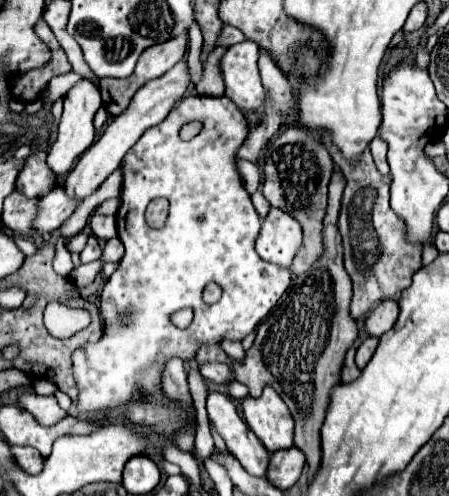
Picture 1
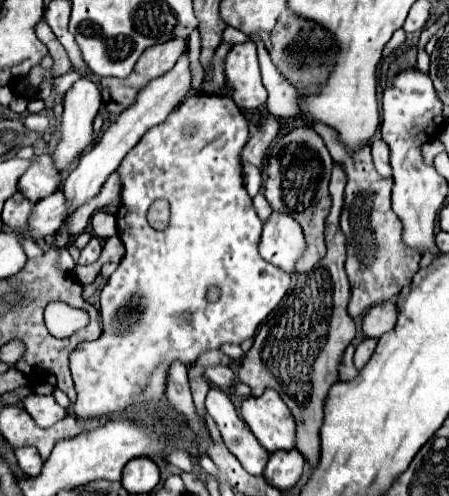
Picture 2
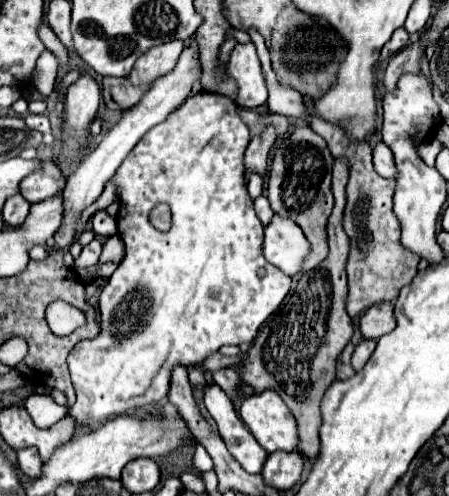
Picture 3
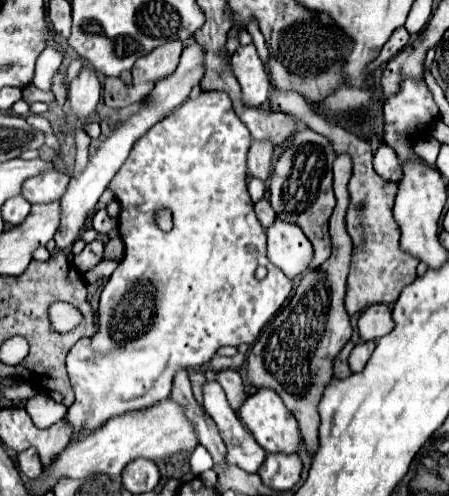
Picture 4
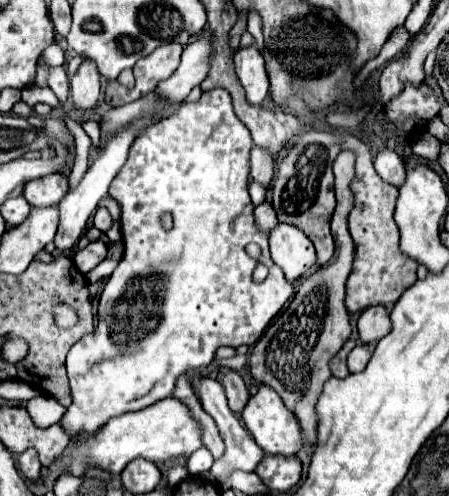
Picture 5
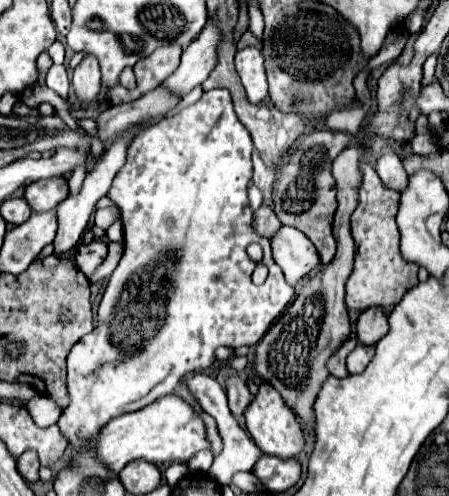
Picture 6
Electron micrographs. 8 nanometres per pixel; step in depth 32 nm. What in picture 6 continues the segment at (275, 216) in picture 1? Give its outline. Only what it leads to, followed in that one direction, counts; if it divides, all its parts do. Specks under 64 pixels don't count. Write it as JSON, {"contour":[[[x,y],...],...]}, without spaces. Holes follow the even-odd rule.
{"contour":[[[282,226],[270,242],[274,260],[282,268],[290,286],[298,286],[300,280],[312,272],[312,268],[320,266],[320,256],[314,244],[292,226]]]}

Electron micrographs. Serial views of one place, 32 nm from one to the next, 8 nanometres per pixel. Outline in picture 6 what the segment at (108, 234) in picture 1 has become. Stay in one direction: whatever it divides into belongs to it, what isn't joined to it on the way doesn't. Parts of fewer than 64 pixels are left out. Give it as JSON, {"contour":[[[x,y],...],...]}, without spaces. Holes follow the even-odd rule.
{"contour":[[[112,208],[96,210],[96,214],[94,214],[94,224],[96,224],[96,226],[100,226],[100,228],[108,230],[114,222],[116,222],[116,214],[114,214],[114,210],[112,210]]]}

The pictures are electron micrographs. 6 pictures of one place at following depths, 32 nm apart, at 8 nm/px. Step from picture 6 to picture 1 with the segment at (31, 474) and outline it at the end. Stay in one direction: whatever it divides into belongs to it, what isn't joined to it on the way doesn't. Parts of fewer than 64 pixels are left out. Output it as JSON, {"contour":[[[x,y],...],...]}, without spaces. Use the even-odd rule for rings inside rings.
{"contour":[[[12,446],[12,454],[18,462],[18,466],[26,472],[26,474],[40,474],[42,472],[42,456],[40,452],[36,452],[36,448],[32,446]]]}

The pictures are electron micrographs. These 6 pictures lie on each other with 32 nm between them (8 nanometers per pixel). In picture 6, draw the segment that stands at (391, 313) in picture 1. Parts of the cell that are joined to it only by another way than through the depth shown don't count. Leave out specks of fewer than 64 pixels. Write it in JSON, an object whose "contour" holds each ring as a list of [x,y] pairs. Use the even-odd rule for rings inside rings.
{"contour":[[[368,308],[356,322],[356,334],[360,344],[376,344],[388,332],[388,318],[382,308]]]}

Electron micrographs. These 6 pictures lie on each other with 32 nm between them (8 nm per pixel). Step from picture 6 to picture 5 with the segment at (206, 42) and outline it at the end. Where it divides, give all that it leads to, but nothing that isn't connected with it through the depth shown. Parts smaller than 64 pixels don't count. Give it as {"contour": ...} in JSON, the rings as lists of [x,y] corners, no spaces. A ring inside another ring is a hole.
{"contour":[[[204,32],[194,44],[188,44],[182,52],[182,62],[176,72],[158,84],[158,92],[168,104],[180,104],[194,86],[208,76],[208,60],[212,56],[212,34]]]}

